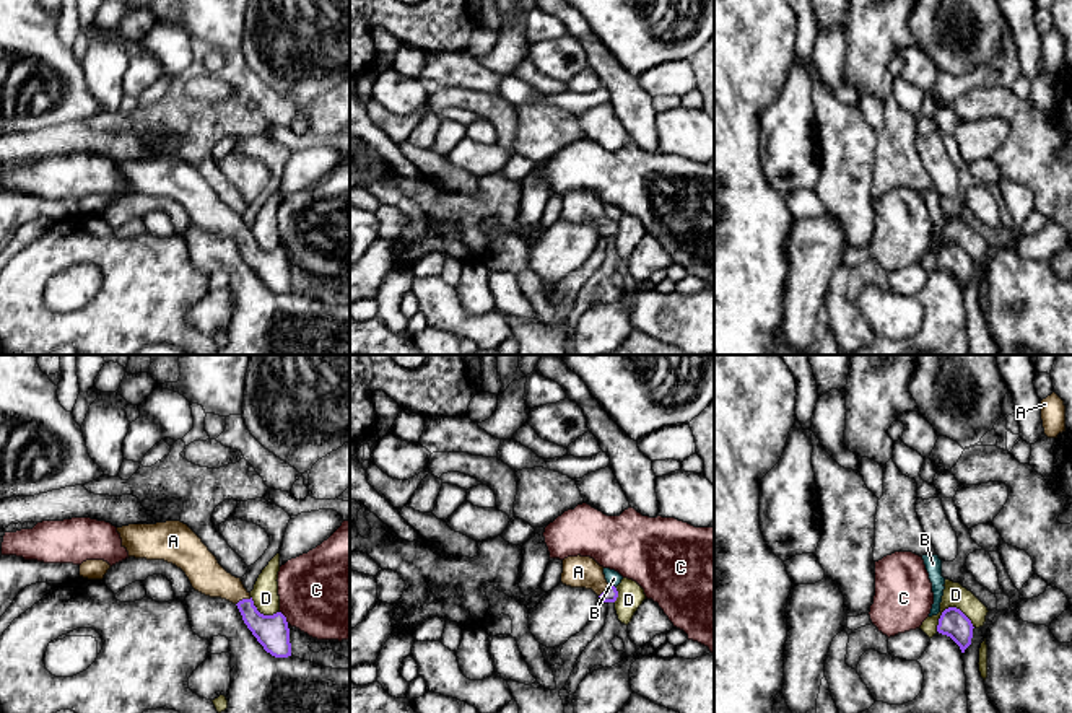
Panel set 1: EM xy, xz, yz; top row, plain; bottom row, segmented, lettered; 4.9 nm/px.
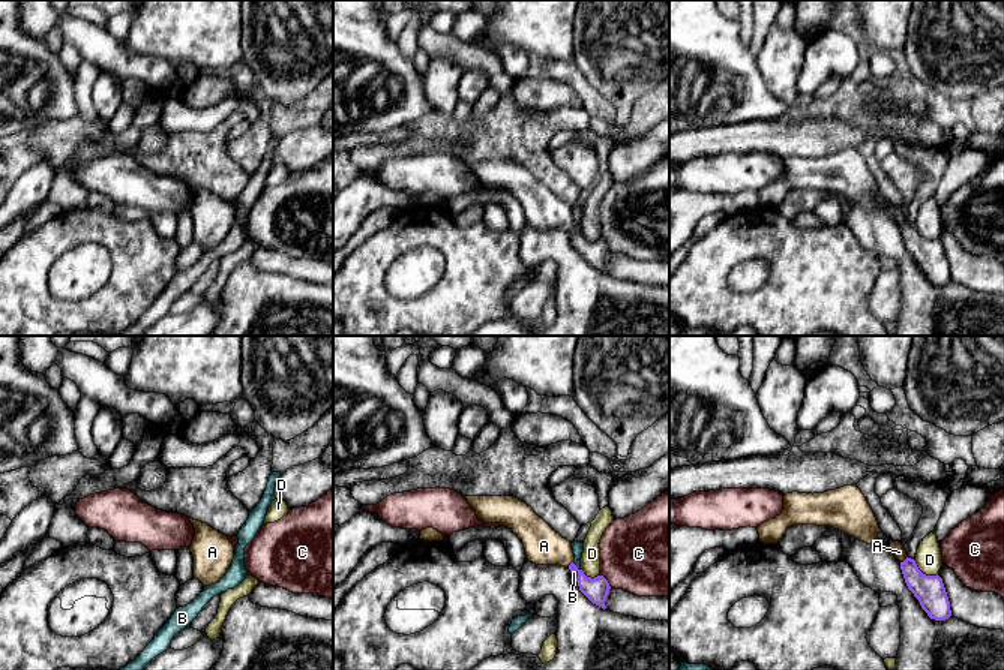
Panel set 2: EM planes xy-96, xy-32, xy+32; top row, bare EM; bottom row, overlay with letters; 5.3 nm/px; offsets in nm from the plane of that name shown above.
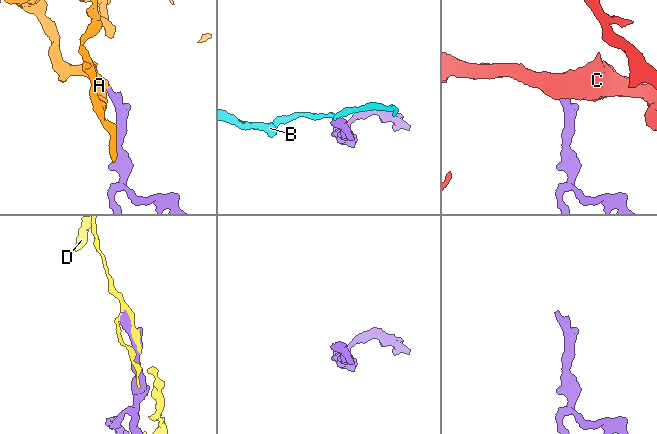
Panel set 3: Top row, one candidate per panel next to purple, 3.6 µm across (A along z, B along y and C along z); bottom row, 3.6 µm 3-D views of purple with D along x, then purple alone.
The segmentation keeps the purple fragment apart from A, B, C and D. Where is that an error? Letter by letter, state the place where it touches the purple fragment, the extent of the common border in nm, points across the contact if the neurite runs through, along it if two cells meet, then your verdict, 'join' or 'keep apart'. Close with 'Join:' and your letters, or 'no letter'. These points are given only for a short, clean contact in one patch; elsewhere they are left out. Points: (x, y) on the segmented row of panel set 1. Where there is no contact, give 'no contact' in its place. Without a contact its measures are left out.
A: contact xy (243, 599); length 90 nm; way xy (272, 632), (246, 608), (243, 599), (204, 572); join
B: contact xz (612, 586); length 50 nm; border xz (609, 583), (615, 588); keep apart
C: contact xy (285, 617); length 80 nm; border xy (280, 611), (288, 622); keep apart
D: contact yz (950, 608); length 190 nm; keep apart
Join: A

